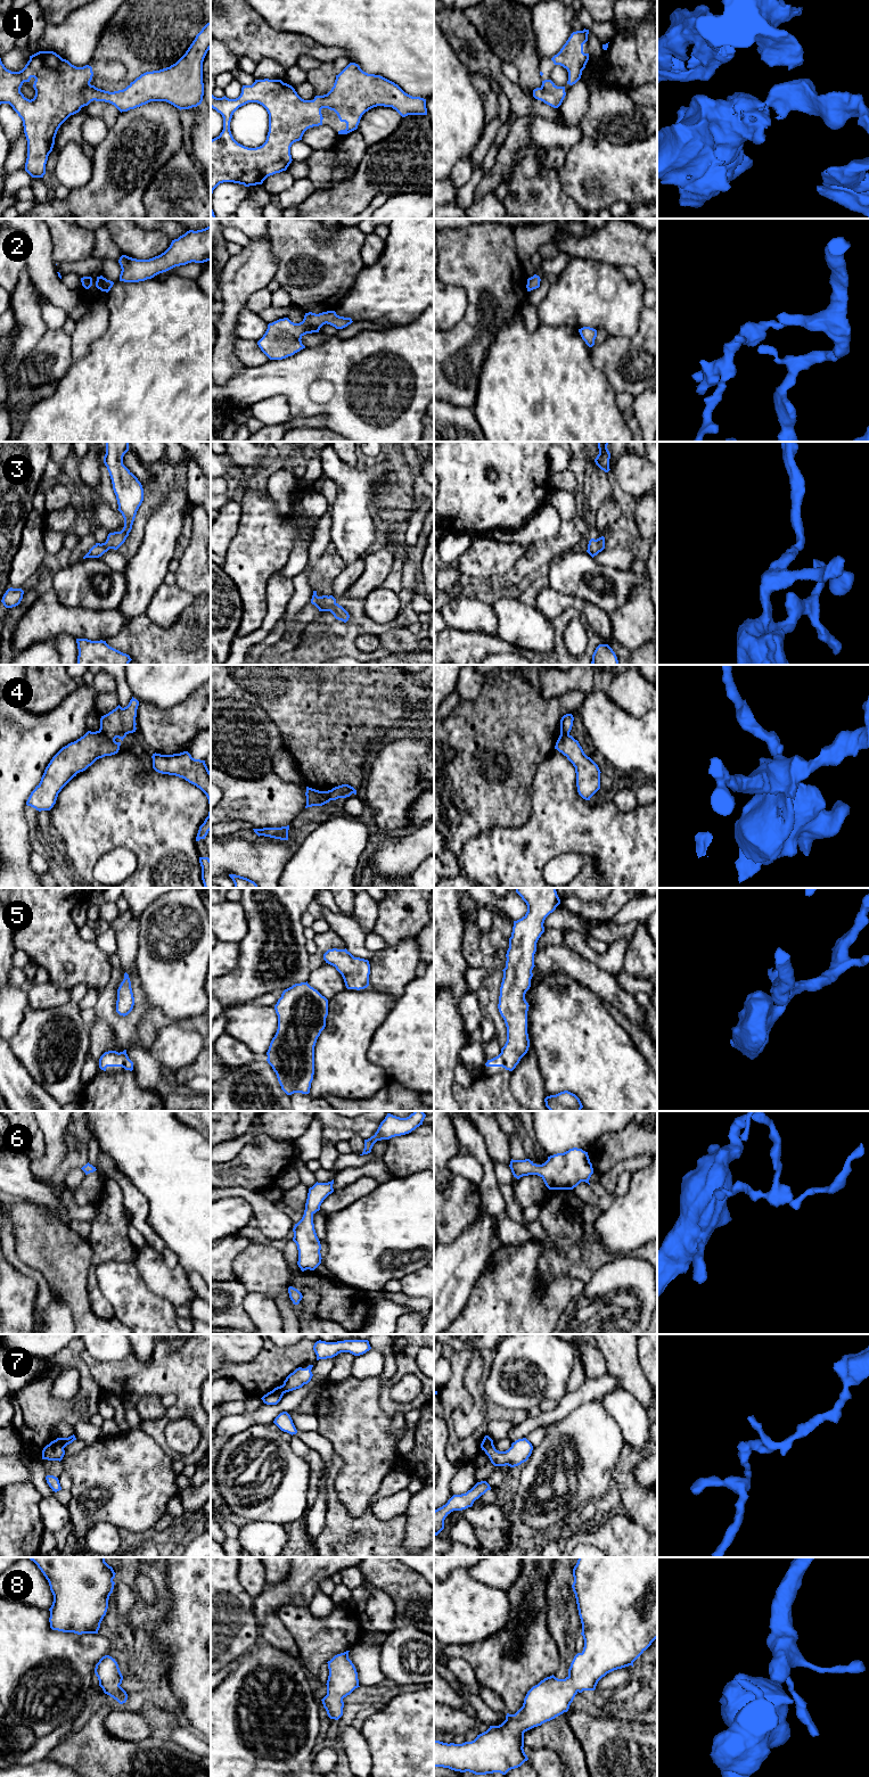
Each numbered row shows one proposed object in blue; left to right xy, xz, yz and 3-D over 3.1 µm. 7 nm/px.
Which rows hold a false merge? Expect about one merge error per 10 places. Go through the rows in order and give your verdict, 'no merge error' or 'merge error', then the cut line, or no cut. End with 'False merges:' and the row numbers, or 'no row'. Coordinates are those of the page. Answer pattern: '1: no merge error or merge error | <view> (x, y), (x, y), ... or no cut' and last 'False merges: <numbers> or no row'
1: no merge error | no cut
2: no merge error | no cut
3: no merge error | no cut
4: merge error | xy (99, 730), (114, 740)
5: no merge error | no cut
6: no merge error | no cut
7: merge error | yz (492, 1442), (483, 1449)
8: no merge error | no cut
False merges: 4, 7

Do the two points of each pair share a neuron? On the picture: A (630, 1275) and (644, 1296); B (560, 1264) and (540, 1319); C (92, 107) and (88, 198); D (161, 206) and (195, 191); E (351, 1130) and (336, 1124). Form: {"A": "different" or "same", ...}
{"A": "same", "B": "different", "C": "different", "D": "same", "E": "same"}

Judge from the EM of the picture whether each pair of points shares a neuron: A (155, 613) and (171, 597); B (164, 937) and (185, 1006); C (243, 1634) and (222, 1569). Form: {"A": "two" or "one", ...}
{"A": "one", "B": "one", "C": "one"}

